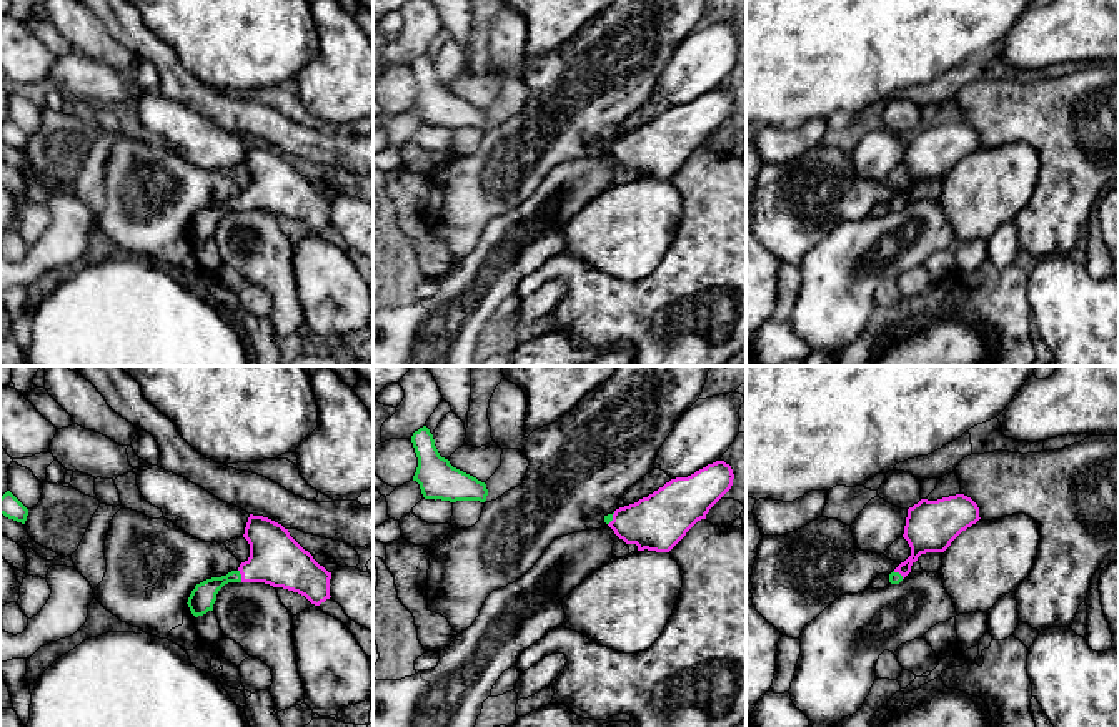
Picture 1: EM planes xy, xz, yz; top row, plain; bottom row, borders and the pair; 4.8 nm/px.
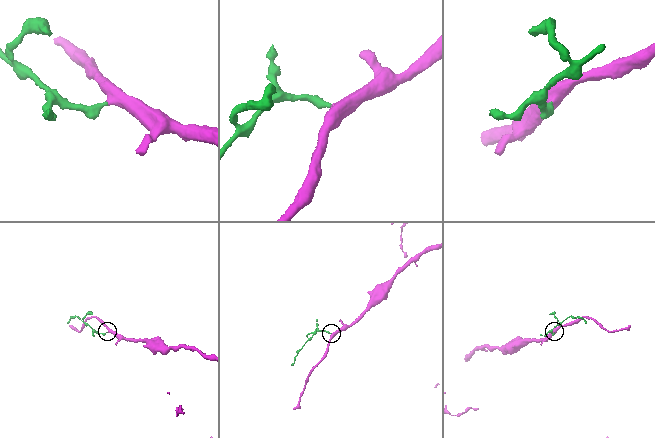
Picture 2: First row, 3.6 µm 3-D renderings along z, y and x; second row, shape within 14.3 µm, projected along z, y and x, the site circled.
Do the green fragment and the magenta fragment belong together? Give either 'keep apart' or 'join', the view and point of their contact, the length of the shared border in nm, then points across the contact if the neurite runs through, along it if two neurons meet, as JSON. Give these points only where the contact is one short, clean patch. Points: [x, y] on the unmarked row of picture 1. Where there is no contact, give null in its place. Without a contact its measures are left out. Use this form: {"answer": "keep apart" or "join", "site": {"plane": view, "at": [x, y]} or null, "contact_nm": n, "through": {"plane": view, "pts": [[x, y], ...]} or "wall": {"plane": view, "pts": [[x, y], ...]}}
{"answer": "join", "site": {"plane": "xy", "at": [240, 203]}, "contact_nm": 70, "through": {"plane": "xy", "pts": [[203, 223], [217, 210], [240, 203], [275, 185]]}}

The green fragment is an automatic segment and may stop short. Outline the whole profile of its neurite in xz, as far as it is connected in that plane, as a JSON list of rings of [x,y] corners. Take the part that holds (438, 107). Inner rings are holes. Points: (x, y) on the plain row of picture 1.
[[[426,53],[413,60],[411,70],[418,85],[413,108],[420,111],[425,126],[450,130],[486,128],[486,111],[453,95],[448,87],[441,85]]]

